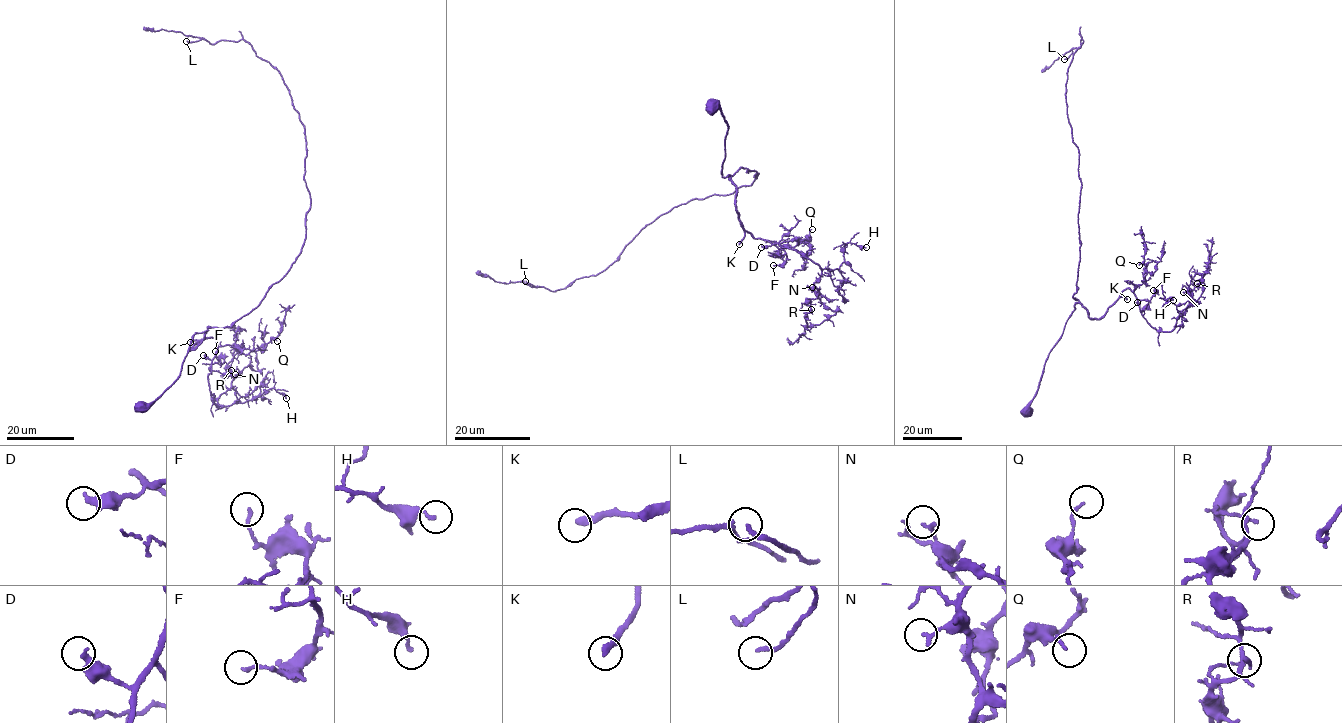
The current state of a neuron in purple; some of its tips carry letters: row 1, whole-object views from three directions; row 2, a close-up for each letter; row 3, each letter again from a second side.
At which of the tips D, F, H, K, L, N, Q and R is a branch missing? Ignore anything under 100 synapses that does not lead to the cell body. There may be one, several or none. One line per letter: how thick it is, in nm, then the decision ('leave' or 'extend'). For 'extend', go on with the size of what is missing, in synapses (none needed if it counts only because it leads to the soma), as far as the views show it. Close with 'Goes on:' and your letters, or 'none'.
D: 380 nm | leave
F: 140 nm | leave
H: 200 nm | leave
K: 320 nm | extend | 350 syn
L: 110 nm | leave
N: 160 nm | leave
Q: 110 nm | leave
R: 110 nm | leave
Goes on: K

